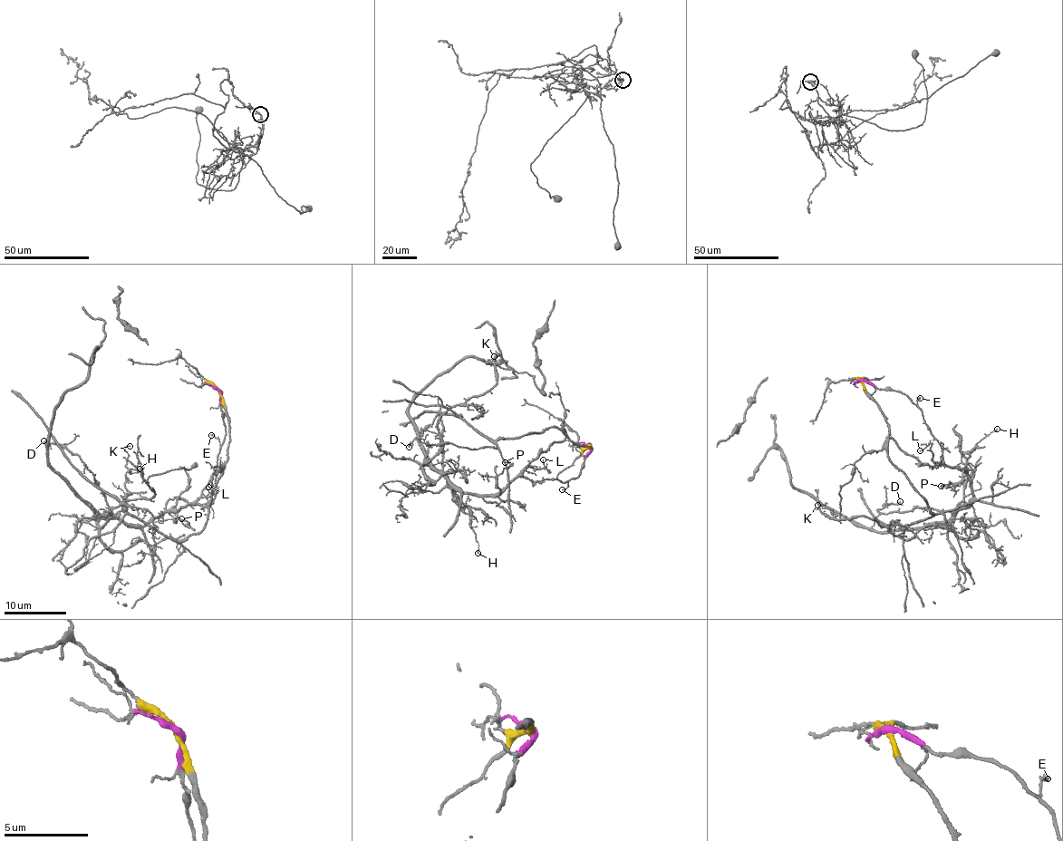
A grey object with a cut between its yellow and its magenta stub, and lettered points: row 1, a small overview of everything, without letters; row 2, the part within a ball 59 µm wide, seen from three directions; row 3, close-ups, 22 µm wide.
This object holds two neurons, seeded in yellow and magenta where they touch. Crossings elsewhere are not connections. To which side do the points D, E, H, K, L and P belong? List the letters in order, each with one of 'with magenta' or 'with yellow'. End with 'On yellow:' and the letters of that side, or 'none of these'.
D: with magenta
E: with magenta
H: with magenta
K: with magenta
L: with magenta
P: with magenta
On yellow: none of these

